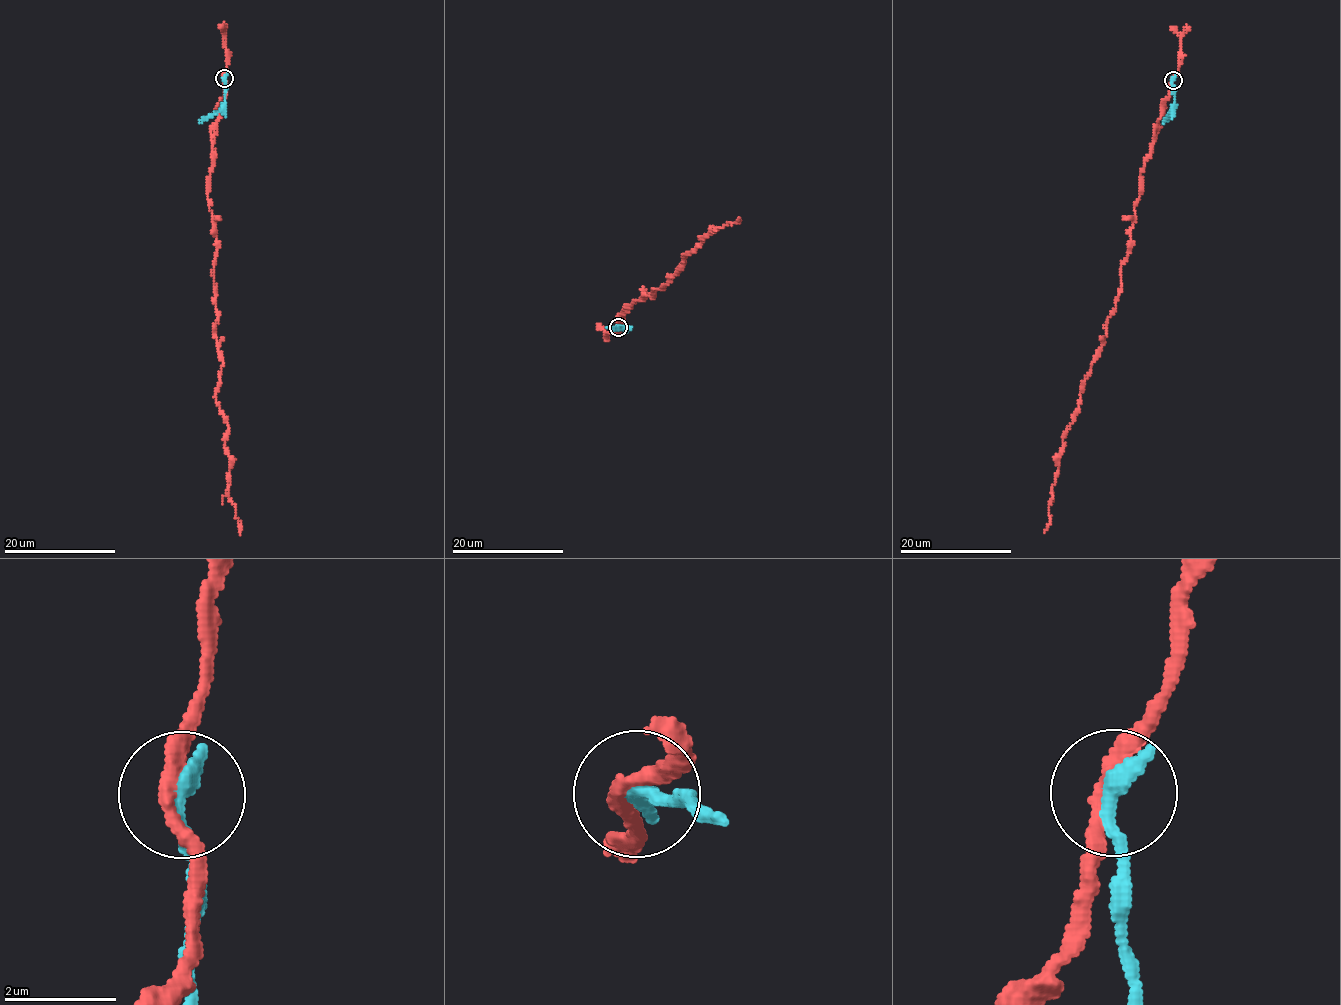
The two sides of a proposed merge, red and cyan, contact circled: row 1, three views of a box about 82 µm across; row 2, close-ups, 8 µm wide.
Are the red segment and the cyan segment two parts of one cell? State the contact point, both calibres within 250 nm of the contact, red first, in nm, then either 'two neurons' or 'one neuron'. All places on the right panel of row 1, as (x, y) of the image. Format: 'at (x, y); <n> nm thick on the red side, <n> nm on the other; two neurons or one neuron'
at (1173, 80); 280 nm thick on the red side, 360 nm on the other; two neurons

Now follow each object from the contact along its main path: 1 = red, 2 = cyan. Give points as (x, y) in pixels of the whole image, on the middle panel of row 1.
1: (617, 326), (627, 305), (668, 284), (701, 237), (738, 217)
2: (619, 326), (628, 328), (608, 328)

